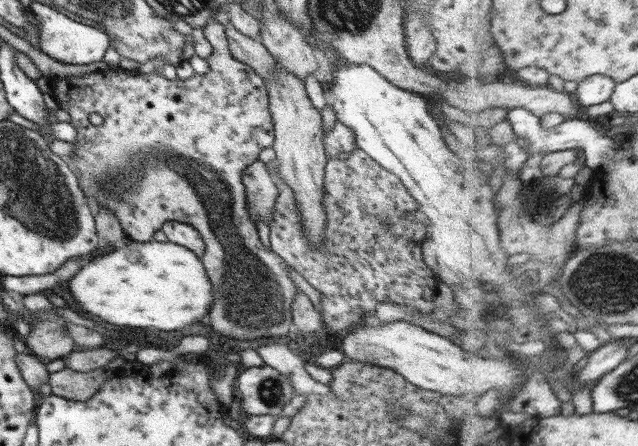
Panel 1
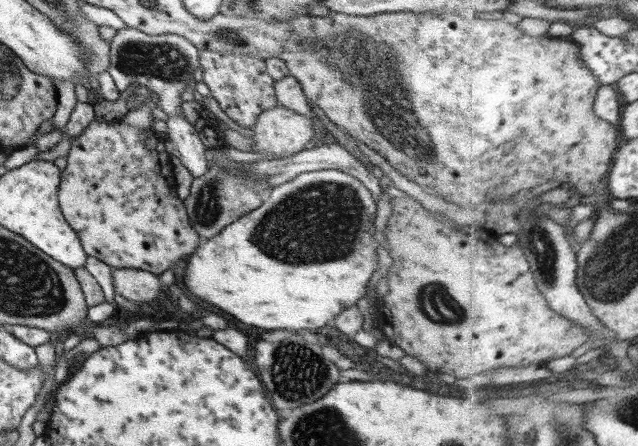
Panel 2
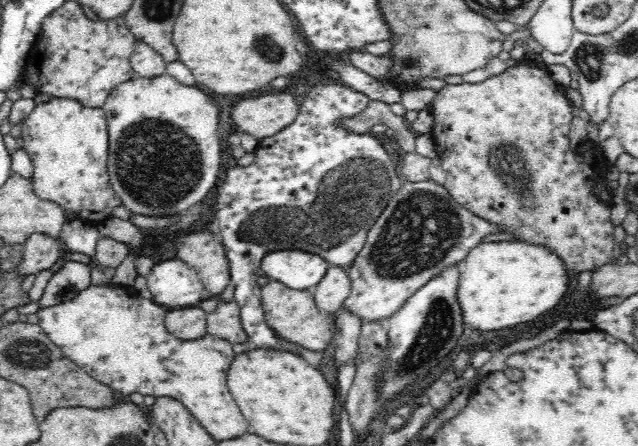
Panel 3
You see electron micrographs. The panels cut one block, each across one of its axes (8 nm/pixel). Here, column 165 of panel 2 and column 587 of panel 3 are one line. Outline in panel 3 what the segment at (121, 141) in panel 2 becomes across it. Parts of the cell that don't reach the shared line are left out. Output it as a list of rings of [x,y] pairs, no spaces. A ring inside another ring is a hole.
[[[521,61],[515,66],[506,68],[502,74],[492,76],[479,84],[466,84],[466,82],[463,84],[447,84],[446,87],[437,90],[436,98],[432,101],[429,110],[435,119],[435,124],[430,133],[435,142],[435,151],[447,176],[445,188],[458,204],[476,216],[487,220],[490,224],[505,228],[505,232],[512,234],[518,242],[547,246],[552,252],[556,253],[556,256],[562,258],[568,270],[580,273],[584,270],[594,271],[598,267],[615,262],[618,255],[618,245],[614,241],[614,225],[610,219],[611,205],[606,205],[596,195],[597,183],[603,178],[607,178],[607,174],[613,165],[610,161],[602,159],[599,147],[596,144],[590,150],[586,150],[585,144],[575,150],[570,146],[568,132],[573,119],[573,106],[566,96],[564,88],[552,80],[546,66],[540,66],[536,63],[528,65]]]

